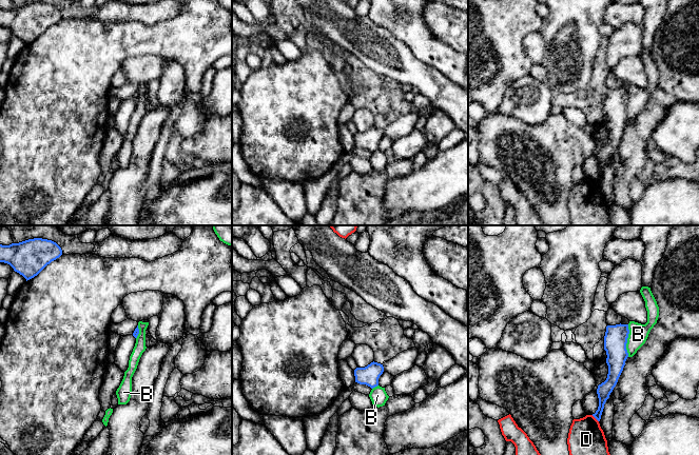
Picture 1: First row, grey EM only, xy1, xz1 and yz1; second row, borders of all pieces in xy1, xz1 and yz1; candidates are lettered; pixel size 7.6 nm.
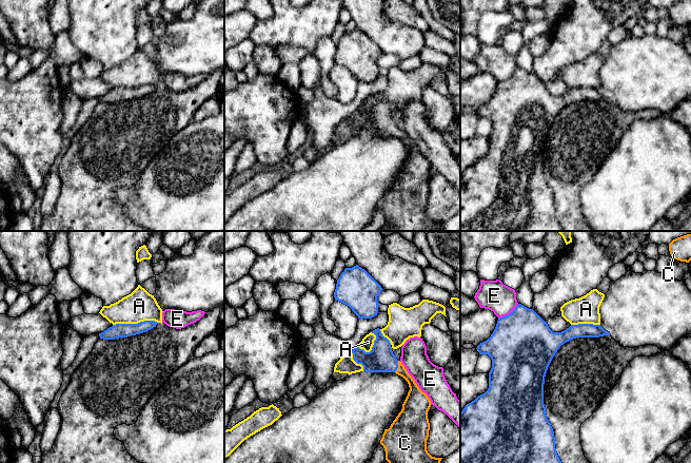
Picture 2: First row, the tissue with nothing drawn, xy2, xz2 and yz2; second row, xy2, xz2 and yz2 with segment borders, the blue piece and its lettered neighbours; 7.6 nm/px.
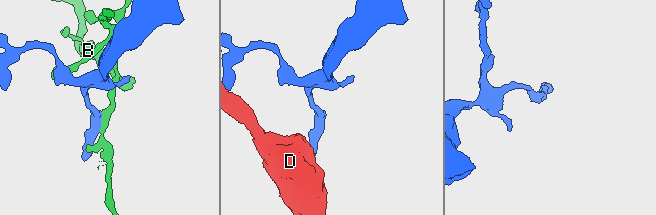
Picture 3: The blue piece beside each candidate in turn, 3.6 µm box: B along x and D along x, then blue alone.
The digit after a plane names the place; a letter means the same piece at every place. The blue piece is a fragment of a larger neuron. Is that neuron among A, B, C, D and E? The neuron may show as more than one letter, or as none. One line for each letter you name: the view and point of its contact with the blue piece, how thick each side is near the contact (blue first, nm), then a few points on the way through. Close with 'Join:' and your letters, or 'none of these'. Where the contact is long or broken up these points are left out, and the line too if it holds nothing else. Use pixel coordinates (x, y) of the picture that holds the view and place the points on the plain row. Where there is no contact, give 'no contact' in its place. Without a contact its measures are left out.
C: xz2 (397, 130) | 200/100 nm | across xz2 (380, 122), (397, 130), (410, 143), (415, 157)
Join: C

